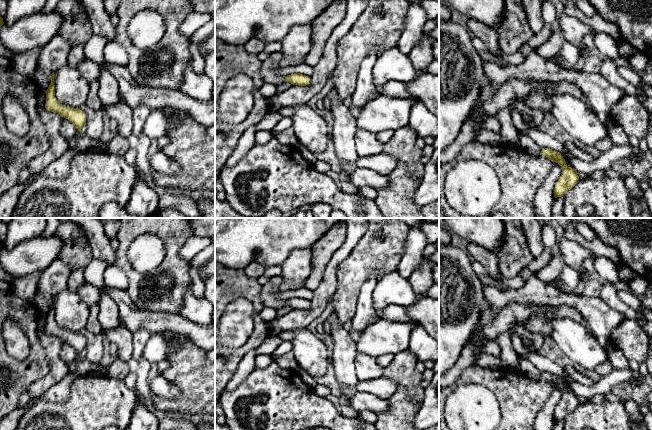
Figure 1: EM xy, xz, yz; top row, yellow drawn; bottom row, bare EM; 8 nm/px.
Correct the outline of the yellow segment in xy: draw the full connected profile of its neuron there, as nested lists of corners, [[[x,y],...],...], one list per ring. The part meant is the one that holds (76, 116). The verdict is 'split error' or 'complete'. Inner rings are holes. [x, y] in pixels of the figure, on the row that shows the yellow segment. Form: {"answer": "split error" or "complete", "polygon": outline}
{"answer": "complete", "polygon": [[[51,74],[51,83],[46,93],[45,108],[48,111],[60,114],[62,117],[68,119],[80,132],[82,127],[86,125],[86,114],[84,111],[78,108],[70,108],[60,104],[55,97],[55,85],[54,85],[55,74]]]}

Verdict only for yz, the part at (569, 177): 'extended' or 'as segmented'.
as segmented

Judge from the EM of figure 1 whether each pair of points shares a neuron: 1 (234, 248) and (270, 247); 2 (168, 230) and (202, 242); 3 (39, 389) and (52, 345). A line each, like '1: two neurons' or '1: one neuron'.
1: one neuron
2: two neurons
3: one neuron

